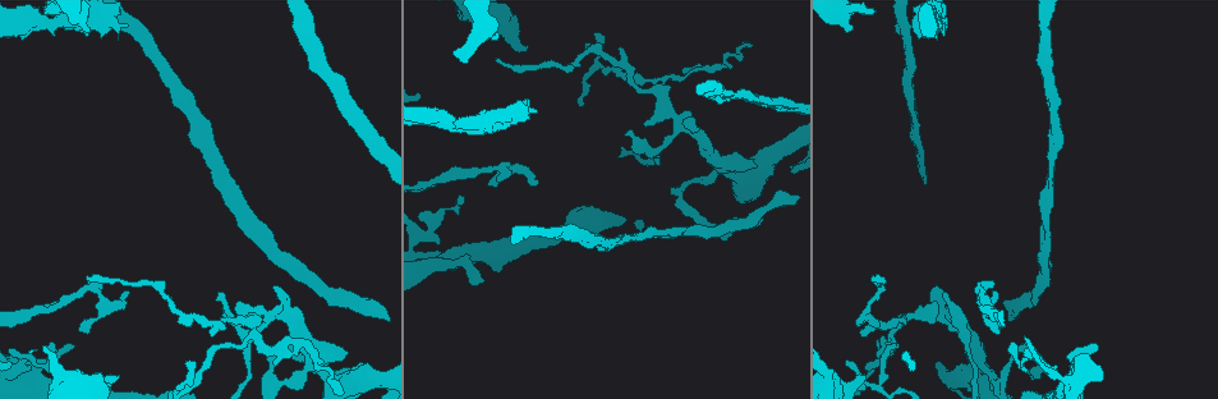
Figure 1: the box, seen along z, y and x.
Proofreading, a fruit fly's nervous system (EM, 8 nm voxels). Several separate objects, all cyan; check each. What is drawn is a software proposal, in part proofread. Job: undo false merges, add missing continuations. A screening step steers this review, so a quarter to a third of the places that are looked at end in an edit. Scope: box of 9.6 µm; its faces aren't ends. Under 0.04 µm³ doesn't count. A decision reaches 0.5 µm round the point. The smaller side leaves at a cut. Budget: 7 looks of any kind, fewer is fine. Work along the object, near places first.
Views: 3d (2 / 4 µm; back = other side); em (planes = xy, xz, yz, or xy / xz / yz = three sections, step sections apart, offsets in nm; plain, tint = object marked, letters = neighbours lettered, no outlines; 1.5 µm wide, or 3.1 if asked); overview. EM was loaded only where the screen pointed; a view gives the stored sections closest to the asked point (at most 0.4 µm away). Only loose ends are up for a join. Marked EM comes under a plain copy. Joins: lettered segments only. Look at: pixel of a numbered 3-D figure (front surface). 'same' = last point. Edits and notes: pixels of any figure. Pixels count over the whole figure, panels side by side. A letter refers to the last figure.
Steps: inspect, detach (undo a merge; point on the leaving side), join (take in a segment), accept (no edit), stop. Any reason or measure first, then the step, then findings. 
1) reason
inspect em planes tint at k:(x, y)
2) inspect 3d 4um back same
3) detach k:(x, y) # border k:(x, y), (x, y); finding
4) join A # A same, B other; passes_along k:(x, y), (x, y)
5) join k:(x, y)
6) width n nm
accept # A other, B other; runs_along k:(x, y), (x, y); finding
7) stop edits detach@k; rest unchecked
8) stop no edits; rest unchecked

free end
inspect 3d 4um at 1:(118, 377)

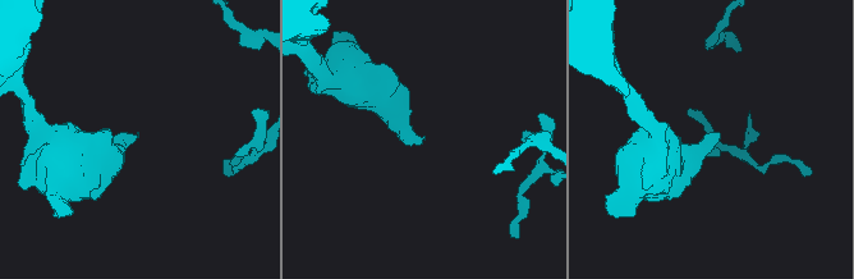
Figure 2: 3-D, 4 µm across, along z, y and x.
now the EM
inspect em planes letters at 2:(712, 135)

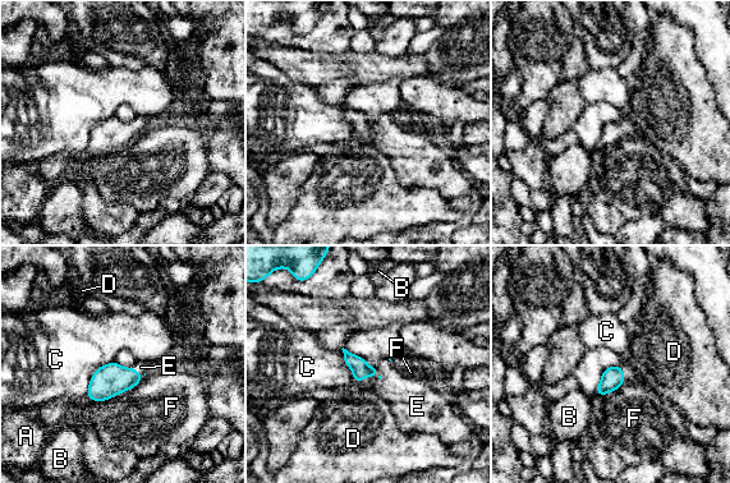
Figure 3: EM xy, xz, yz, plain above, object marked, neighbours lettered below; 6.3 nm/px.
join E # A other, B other, C other, D other, E same, F other; passes_along 3:(361, 369), (377, 372), (411, 394); it goes on there

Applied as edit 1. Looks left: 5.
see it whole again
inspect overview

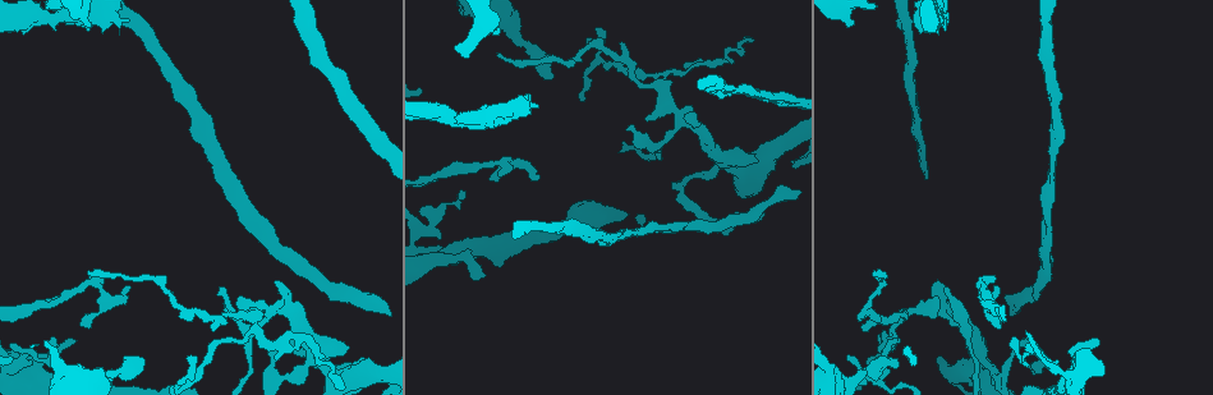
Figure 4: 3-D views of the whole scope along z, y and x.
an open end
inspect em planes letters at 4:(84, 328)

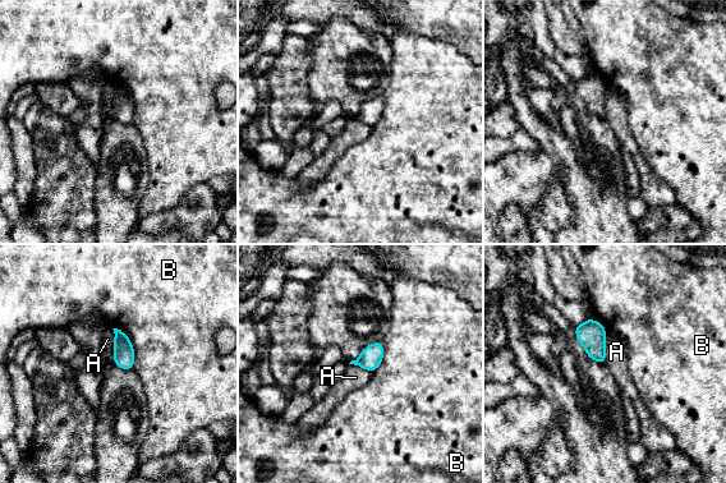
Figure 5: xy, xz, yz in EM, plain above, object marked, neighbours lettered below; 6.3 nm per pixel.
accept # A other, B other; border 5:(111, 329), (114, 334), (115, 364); no lettered segment goes on from it

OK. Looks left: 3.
free end
inspect em planes tint at 4:(531, 100)

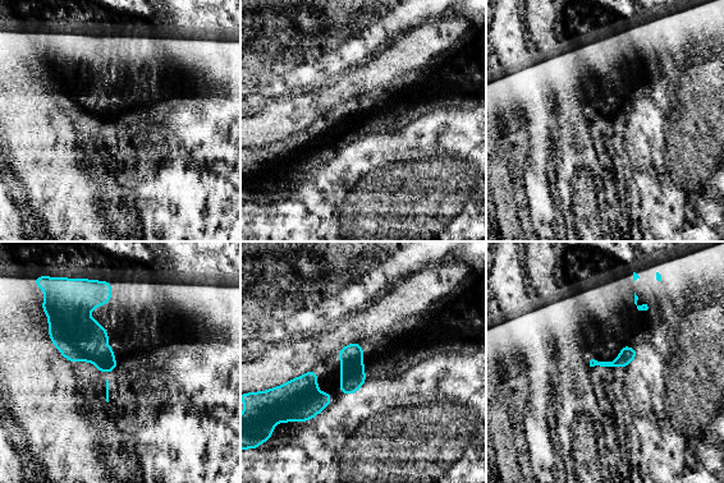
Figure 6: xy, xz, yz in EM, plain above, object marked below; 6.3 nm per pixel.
see the neighbours
inspect em planes letters same

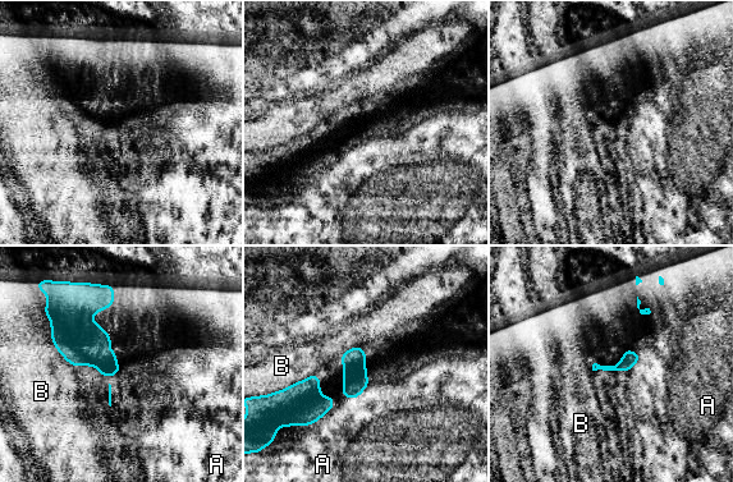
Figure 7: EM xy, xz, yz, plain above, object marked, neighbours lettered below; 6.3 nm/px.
longest_contact A 320 nm
accept # A other, B other; border 7:(641, 357), (631, 370), (592, 371); no lettered segment goes on from it

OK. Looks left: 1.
stop edits join@3; rest unchecked

